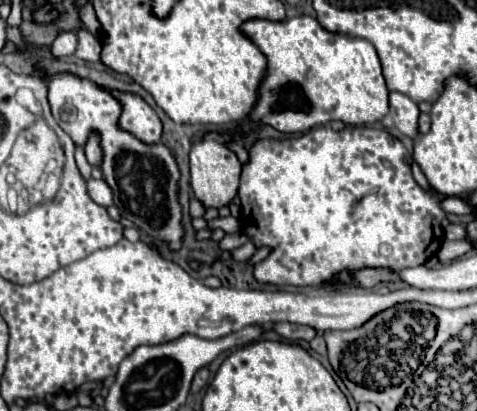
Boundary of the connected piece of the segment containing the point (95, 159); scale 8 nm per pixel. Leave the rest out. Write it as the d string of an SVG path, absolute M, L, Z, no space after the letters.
M98 132L90 134L90 140L86 142L84 152L92 166L102 166L102 144L98 144Z

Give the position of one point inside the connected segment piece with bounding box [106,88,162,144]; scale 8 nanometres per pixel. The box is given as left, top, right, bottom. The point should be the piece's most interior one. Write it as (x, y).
(138, 117)

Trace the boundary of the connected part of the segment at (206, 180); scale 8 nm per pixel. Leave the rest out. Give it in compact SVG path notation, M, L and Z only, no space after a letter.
M210 132L202 138L202 142L192 144L190 150L190 186L194 196L204 204L204 208L216 208L228 206L236 192L238 192L238 180L240 180L240 162L232 150L226 148L226 142L230 140L230 134L224 132Z

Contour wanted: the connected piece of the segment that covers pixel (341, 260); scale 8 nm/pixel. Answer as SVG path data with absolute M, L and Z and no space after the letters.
M320 126L314 128L306 134L292 136L292 138L282 138L282 140L256 140L248 152L248 162L242 166L242 190L238 192L240 196L240 226L248 234L250 242L256 248L268 246L272 252L268 254L266 260L254 266L254 278L260 284L272 284L272 286L320 286L322 280L326 280L326 274L342 272L342 268L392 268L392 272L400 272L402 268L414 268L424 264L436 250L440 248L444 240L442 232L442 218L446 216L444 210L438 206L440 194L436 192L426 192L422 190L414 178L412 178L412 158L408 156L408 150L402 146L398 138L388 134L386 130L376 130L376 128L364 128L364 126L346 126L340 132L334 132L330 126Z

